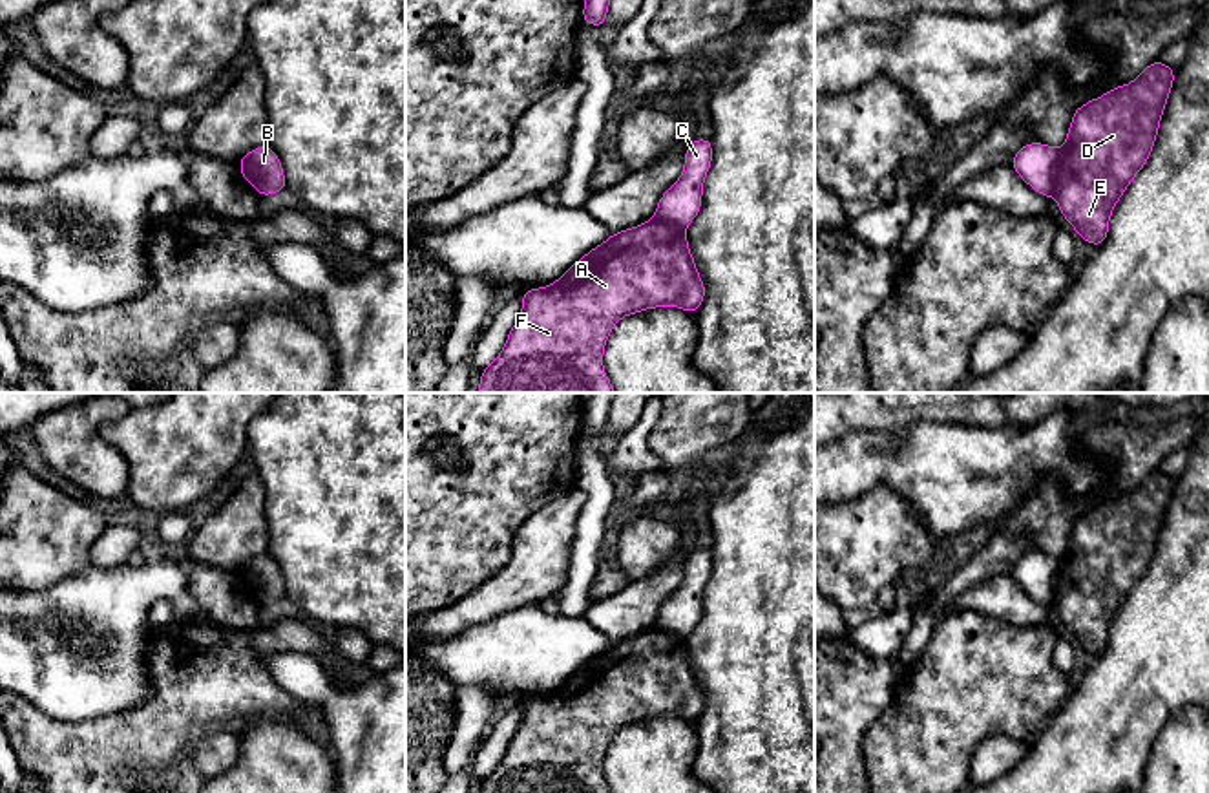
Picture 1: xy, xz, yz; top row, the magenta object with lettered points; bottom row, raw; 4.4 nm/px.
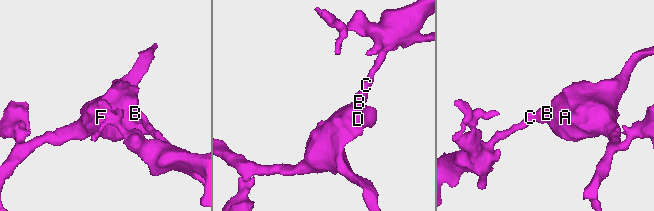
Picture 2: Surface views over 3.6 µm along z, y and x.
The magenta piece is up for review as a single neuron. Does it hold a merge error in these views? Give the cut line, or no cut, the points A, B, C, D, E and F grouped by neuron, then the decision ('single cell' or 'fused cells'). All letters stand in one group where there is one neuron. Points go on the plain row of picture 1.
cut in yz along (1060, 560), (1051, 603); A D E F / B C; fused cells

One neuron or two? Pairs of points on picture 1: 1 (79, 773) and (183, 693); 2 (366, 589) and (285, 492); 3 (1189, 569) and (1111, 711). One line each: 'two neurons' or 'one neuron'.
1: one neuron
2: one neuron
3: one neuron

